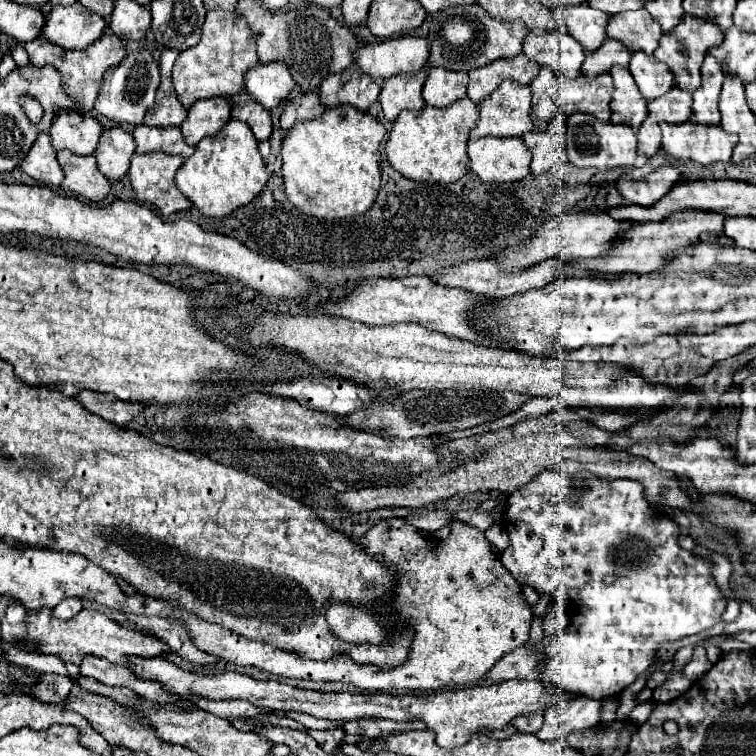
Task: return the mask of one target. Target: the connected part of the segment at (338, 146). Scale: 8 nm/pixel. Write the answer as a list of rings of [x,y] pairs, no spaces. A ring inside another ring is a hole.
[[[351,105],[325,109],[317,119],[297,121],[281,145],[285,195],[299,211],[321,219],[343,219],[365,213],[381,183],[379,145],[385,127]]]

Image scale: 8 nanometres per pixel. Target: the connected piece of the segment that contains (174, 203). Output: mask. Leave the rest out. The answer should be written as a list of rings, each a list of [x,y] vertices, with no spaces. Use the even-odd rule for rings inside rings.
[[[153,151],[153,153],[145,153],[145,155],[135,153],[131,157],[129,179],[137,193],[137,199],[145,201],[145,203],[153,203],[163,215],[171,215],[171,213],[189,209],[193,203],[175,185],[175,173],[181,165],[183,165],[183,157],[179,157],[179,155],[167,155],[161,151]]]

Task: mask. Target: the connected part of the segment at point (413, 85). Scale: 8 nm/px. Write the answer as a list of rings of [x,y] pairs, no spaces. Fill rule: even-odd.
[[[423,67],[415,75],[395,75],[383,81],[379,101],[383,107],[385,119],[395,121],[403,109],[421,111],[425,107],[421,89],[423,89],[427,73],[429,73],[429,67]]]

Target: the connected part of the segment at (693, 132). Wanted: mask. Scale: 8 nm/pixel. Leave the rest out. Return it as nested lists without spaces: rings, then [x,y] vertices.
[[[693,117],[685,123],[661,123],[663,129],[663,149],[675,157],[675,159],[691,159],[697,161],[701,165],[709,165],[709,163],[717,163],[717,161],[731,161],[731,151],[737,143],[737,137],[733,137],[731,133],[725,133],[725,129],[721,127],[705,127],[705,125],[697,125],[697,121],[693,121]]]

